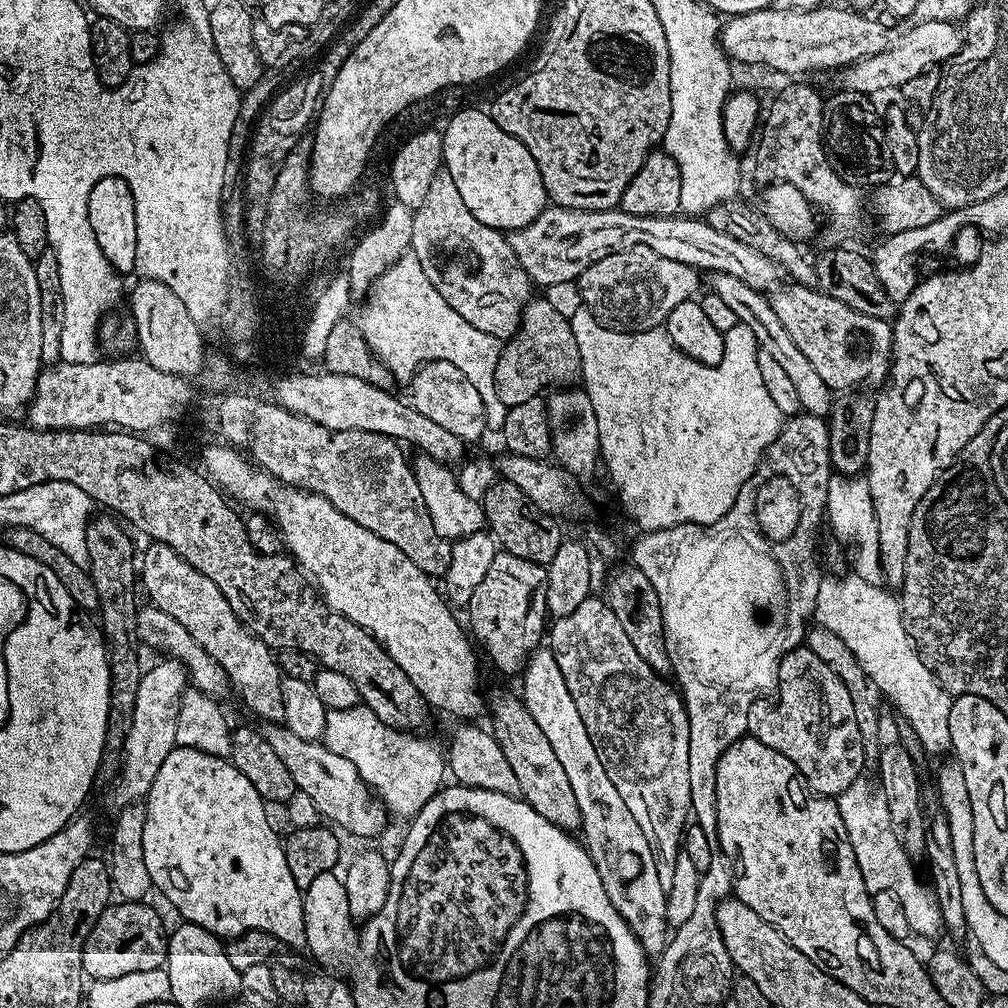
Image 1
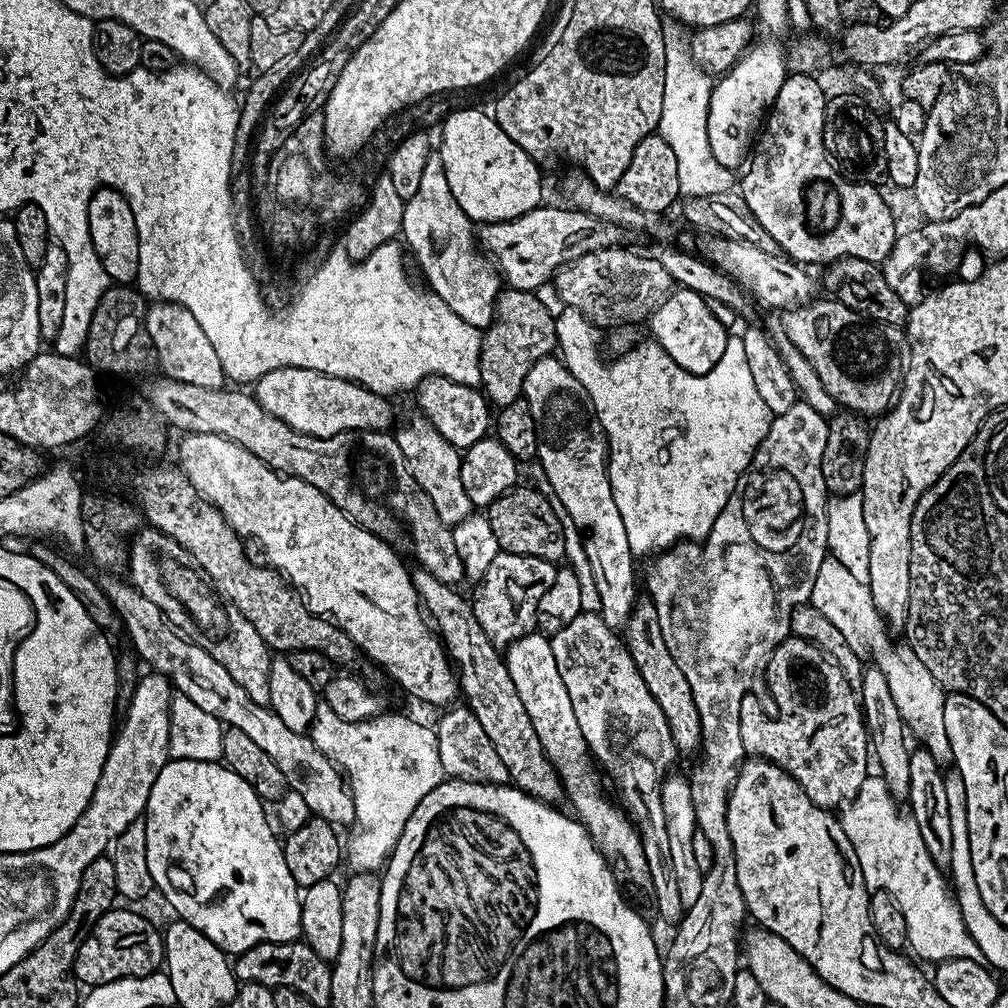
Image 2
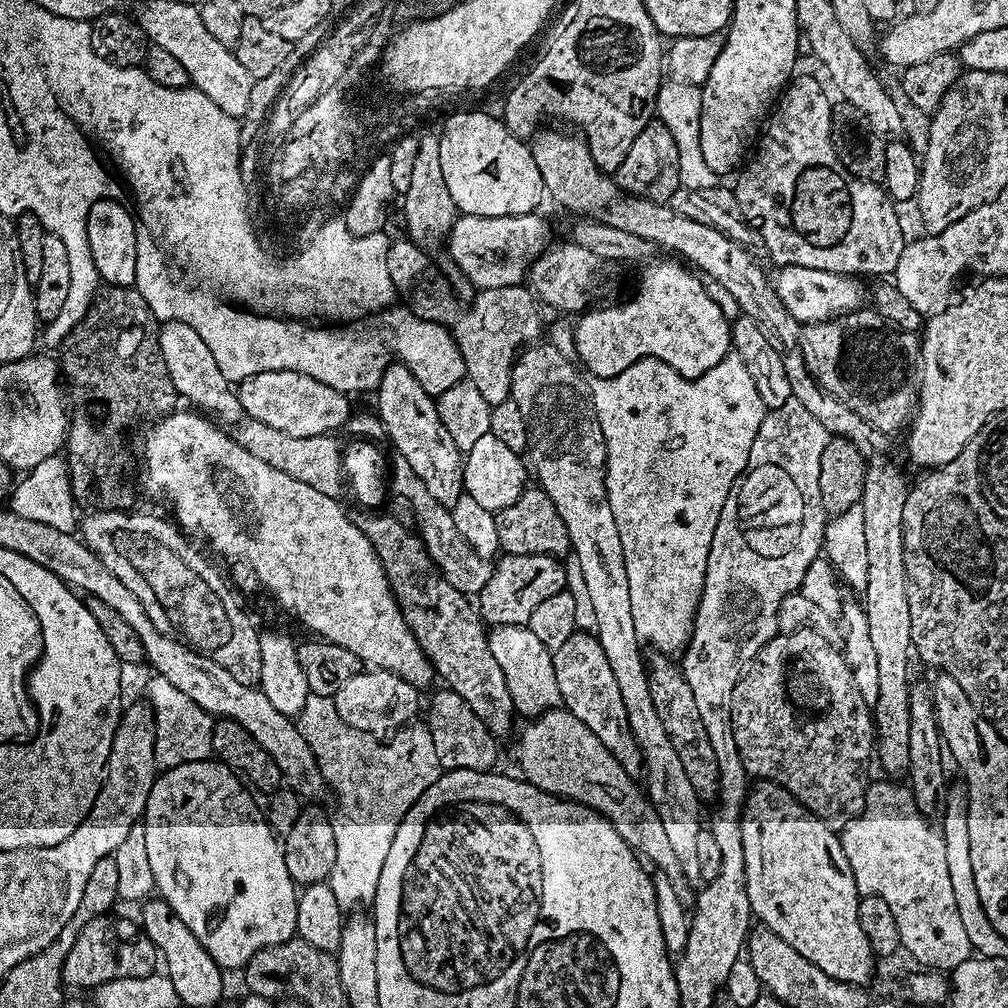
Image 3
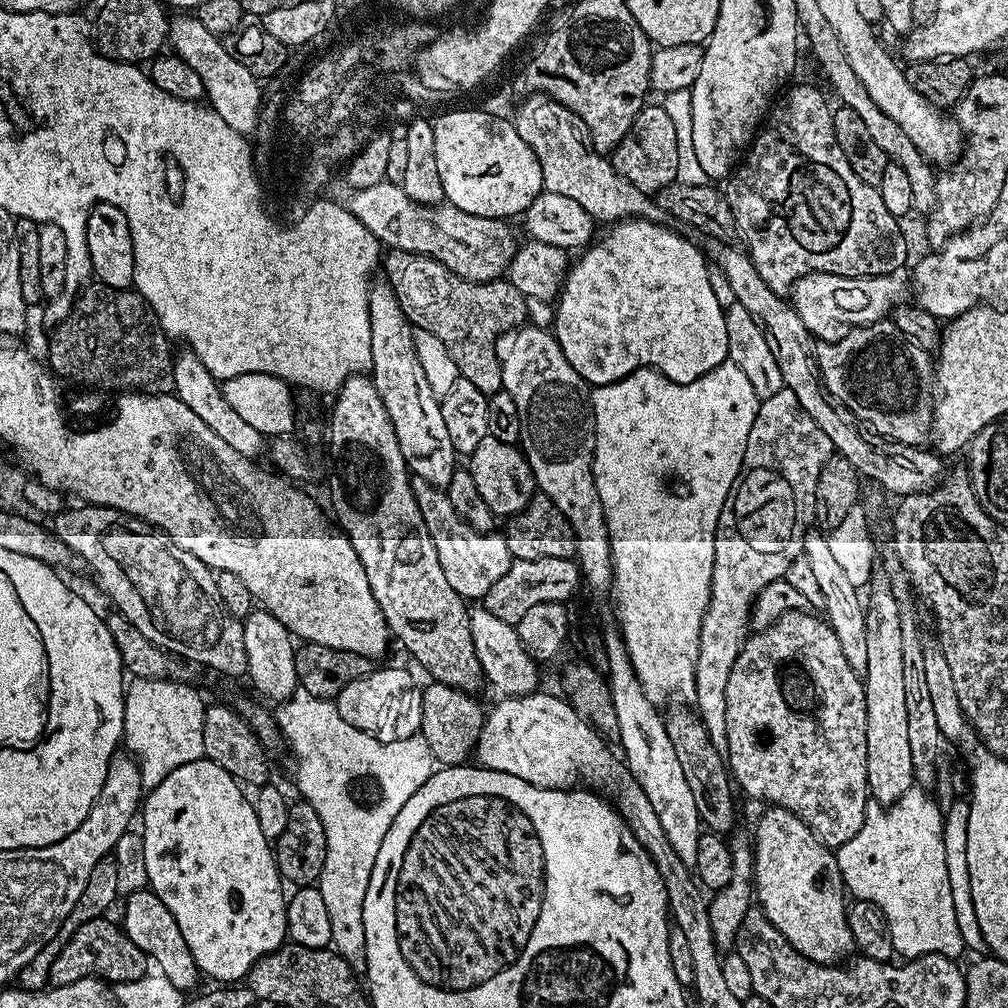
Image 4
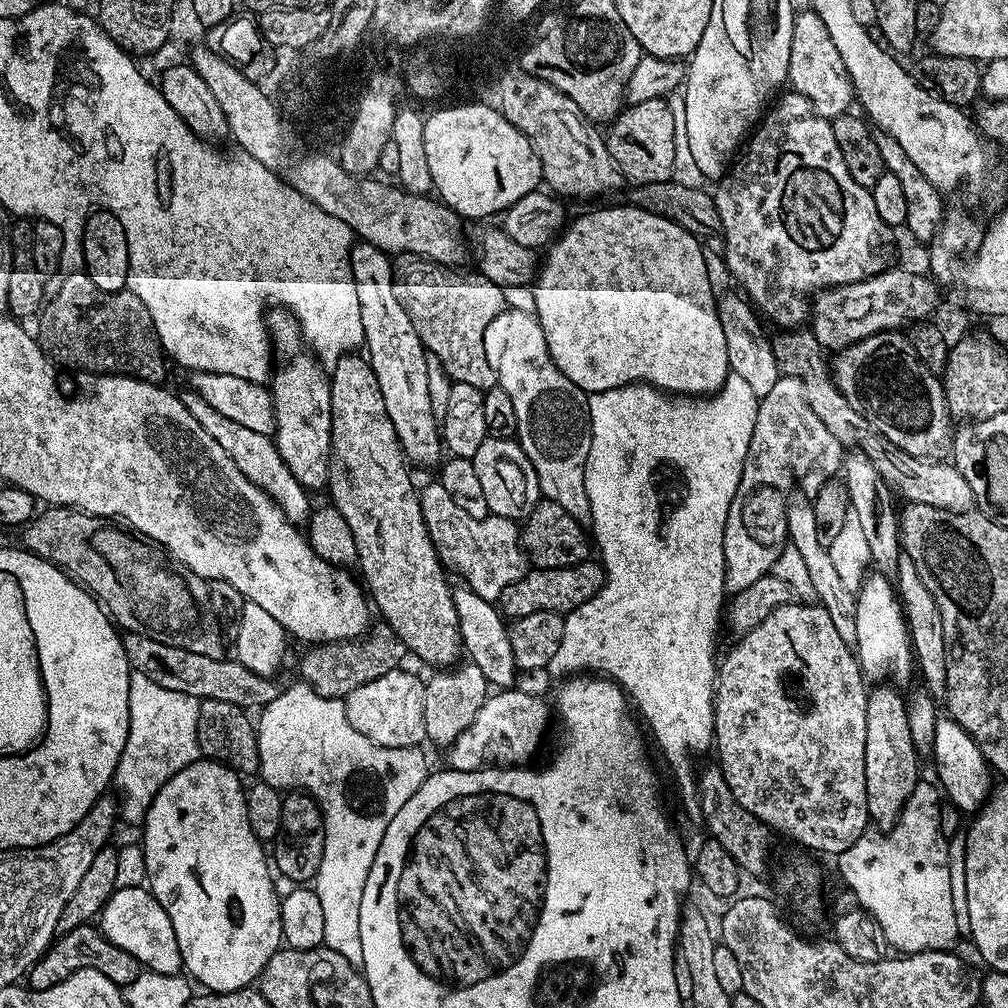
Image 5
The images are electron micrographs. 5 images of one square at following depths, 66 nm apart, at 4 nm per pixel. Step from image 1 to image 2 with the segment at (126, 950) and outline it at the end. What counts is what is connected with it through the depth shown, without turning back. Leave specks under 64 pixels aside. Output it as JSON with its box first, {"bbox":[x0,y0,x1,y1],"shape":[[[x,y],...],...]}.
{"bbox":[72,906,165,986],"shape":[[[113,906],[109,912],[102,914],[82,942],[72,967],[72,975],[81,985],[95,986],[131,976],[145,976],[165,963],[161,929],[156,929],[142,913],[120,907]]]}

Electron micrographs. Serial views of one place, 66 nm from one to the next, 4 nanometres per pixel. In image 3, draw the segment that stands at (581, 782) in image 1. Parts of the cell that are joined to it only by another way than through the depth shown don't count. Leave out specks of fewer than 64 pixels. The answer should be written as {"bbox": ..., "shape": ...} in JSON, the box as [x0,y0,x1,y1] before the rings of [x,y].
{"bbox":[488,624,562,718],"shape":[[[504,624],[488,632],[490,654],[494,654],[499,669],[506,676],[506,690],[510,690],[513,709],[525,718],[535,718],[548,709],[555,709],[562,697],[558,678],[554,678],[552,652],[538,642],[538,638],[523,624]]]}

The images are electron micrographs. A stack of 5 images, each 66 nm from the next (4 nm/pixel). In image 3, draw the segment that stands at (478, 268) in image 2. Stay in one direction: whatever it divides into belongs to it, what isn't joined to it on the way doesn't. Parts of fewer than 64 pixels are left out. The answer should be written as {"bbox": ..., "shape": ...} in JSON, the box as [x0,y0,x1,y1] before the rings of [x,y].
{"bbox":[402,131,458,246],"shape":[[[435,131],[421,135],[418,139],[418,155],[414,158],[414,171],[410,173],[410,187],[403,192],[402,200],[407,235],[414,243],[424,246],[427,240],[443,241],[451,232],[458,209],[454,198],[450,198],[450,190],[446,190],[446,178],[442,178],[440,138]]]}

